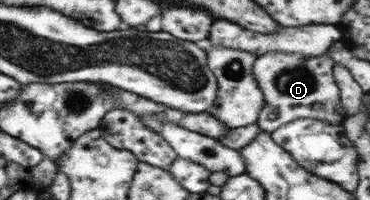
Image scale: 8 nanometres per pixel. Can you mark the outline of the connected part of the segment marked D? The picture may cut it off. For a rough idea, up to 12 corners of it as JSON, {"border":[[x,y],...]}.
{"border":[[269,52],[252,74],[271,133],[297,117],[343,124],[330,53]]}

